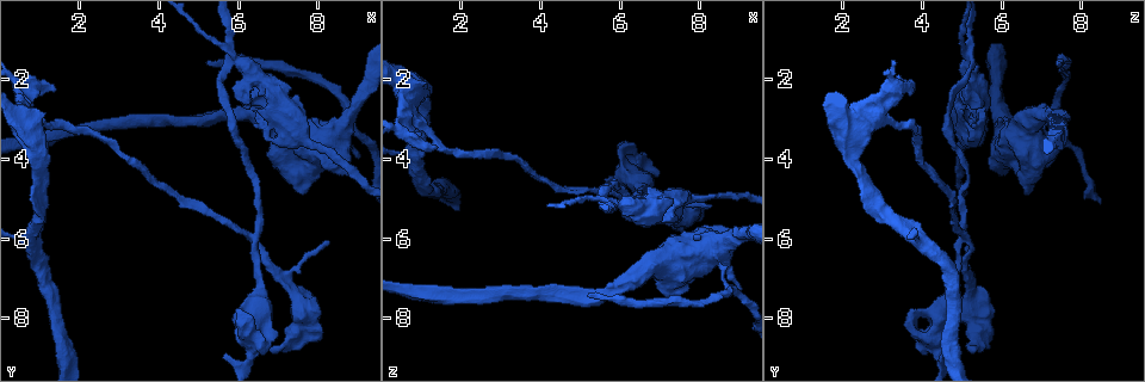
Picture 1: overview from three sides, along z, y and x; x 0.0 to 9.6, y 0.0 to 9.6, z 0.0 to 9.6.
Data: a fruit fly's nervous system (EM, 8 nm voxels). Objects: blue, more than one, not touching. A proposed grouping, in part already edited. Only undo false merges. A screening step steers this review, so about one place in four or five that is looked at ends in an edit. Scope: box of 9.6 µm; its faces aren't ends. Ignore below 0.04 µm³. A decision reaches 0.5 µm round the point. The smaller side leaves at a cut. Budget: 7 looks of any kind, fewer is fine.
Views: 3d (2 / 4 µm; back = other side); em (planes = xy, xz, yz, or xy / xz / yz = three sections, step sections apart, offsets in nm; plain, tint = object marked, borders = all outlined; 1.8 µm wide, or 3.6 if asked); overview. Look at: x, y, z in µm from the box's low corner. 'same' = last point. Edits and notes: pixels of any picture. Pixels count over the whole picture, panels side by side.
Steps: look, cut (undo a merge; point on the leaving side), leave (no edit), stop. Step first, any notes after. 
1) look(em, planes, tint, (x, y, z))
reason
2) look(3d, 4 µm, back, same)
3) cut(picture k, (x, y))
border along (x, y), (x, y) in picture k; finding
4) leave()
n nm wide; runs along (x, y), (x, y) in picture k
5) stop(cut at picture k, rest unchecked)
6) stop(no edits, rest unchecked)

look(3d, 4 µm, (5.55, 1.95, 5.05))

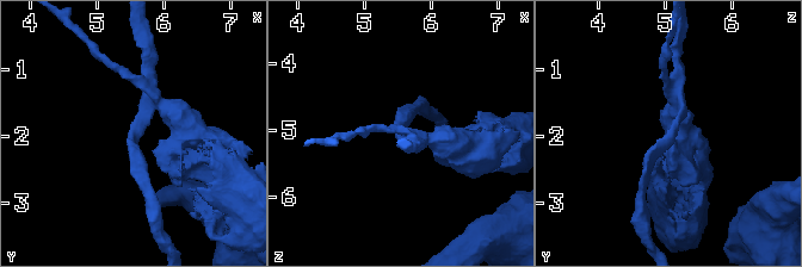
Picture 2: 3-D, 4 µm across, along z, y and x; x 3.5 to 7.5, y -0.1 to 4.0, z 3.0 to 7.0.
look(em, xy, step 4, tint, (5.60, 1.90, 5.15))
need the tissue

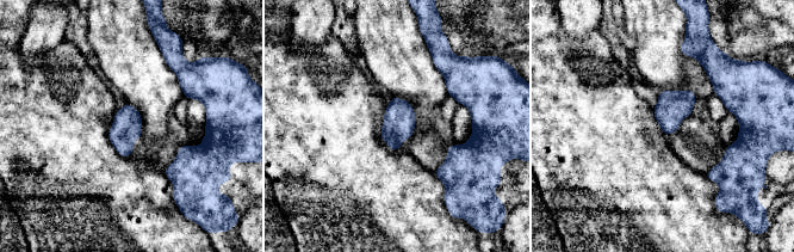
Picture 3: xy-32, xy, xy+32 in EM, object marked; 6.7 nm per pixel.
cut(picture 3, (732, 79))
border along (705, 51), (701, 65) in picture 3; two cells meet here

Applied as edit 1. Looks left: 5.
look(overview)

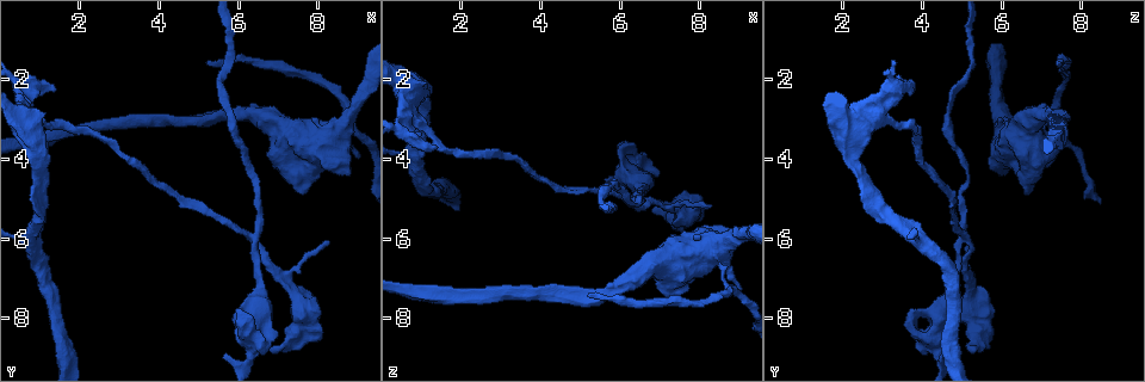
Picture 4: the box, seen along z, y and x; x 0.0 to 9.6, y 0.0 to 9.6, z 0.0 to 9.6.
look(3d, 4 µm, (0.75, 3.00, 2.75))

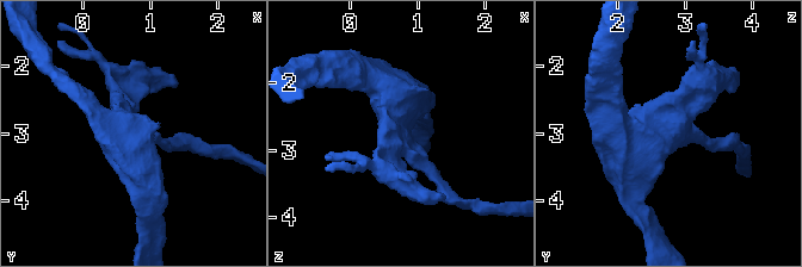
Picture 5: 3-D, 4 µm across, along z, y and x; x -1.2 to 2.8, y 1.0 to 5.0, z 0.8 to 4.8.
look(em, planes, plain, (0.75, 3.00, 2.70))
now the EM

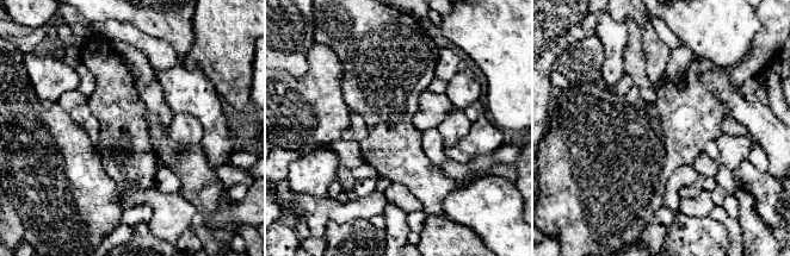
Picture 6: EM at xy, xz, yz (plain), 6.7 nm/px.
look(em, planes, tint, same)

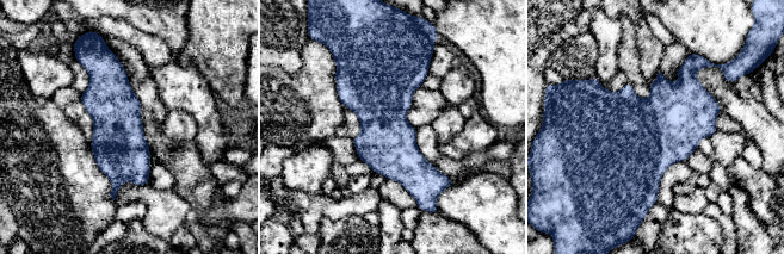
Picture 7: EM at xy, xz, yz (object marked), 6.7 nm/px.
leave()
360 nm wide; one cell here

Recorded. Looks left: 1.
stop(cut at picture 3, rest unchecked)

